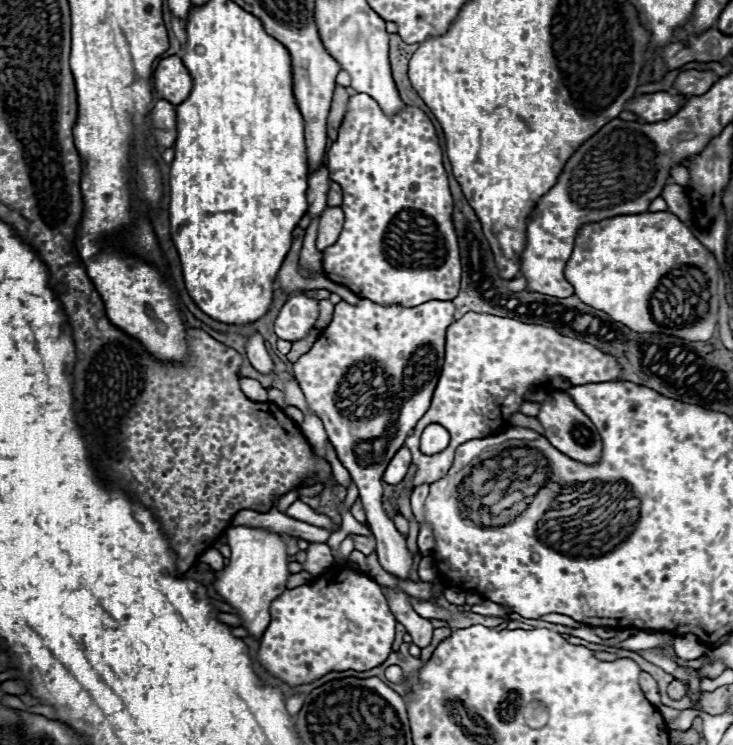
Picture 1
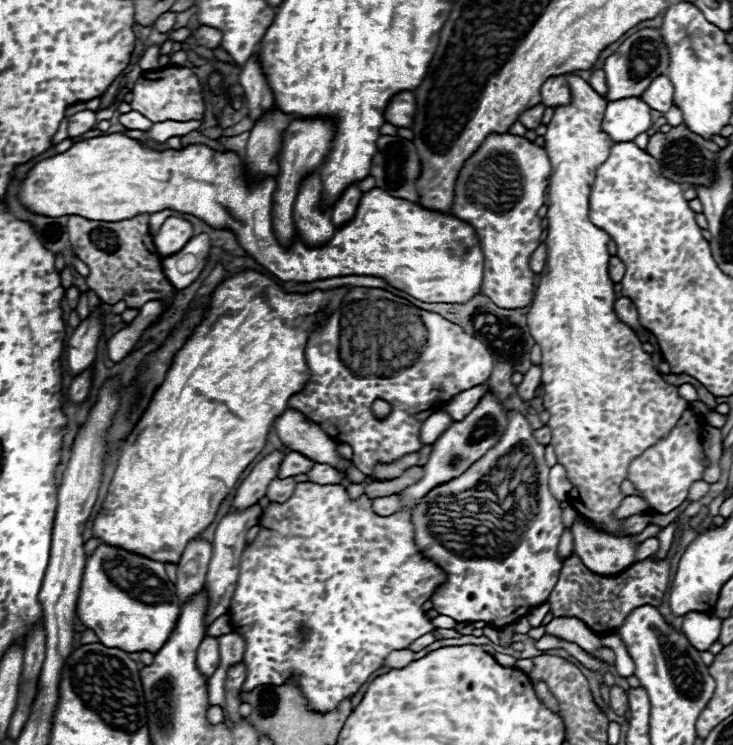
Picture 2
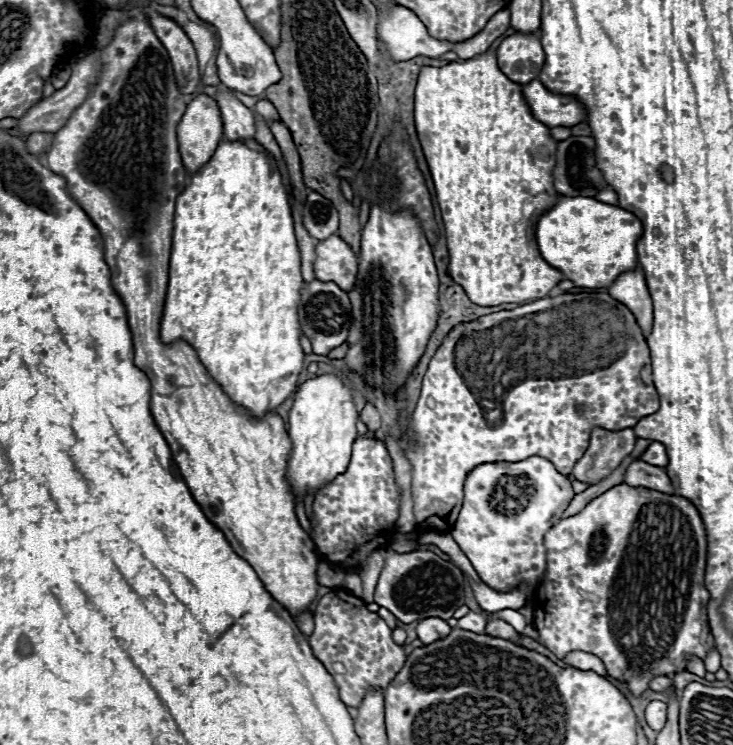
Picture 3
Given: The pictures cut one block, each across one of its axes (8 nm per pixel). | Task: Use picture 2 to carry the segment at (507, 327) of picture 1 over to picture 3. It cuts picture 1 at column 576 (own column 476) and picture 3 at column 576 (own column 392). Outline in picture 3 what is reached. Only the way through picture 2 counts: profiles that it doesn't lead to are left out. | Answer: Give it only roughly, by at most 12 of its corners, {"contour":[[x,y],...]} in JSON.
{"contour":[[608,294],[450,330],[408,436],[416,532],[466,474],[654,414],[648,344]]}

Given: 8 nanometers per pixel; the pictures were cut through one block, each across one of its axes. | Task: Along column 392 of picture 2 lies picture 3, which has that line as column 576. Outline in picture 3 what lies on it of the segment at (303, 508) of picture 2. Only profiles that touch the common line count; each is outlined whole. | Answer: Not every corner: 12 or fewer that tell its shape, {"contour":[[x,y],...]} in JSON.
{"contour":[[618,484],[544,536],[534,628],[640,696],[714,646],[704,522]]}

